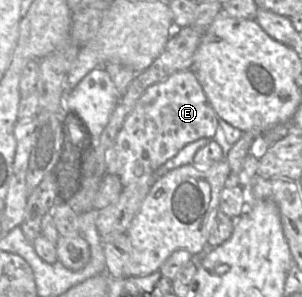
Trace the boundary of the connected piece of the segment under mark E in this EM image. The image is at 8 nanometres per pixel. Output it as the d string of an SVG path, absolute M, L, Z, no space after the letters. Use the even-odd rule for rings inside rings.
M191 70L175 72L167 79L148 87L138 99L124 120L113 146L106 152L106 172L117 175L123 187L130 185L142 176L154 173L187 144L200 138L212 139L218 125L219 118L194 73Z

